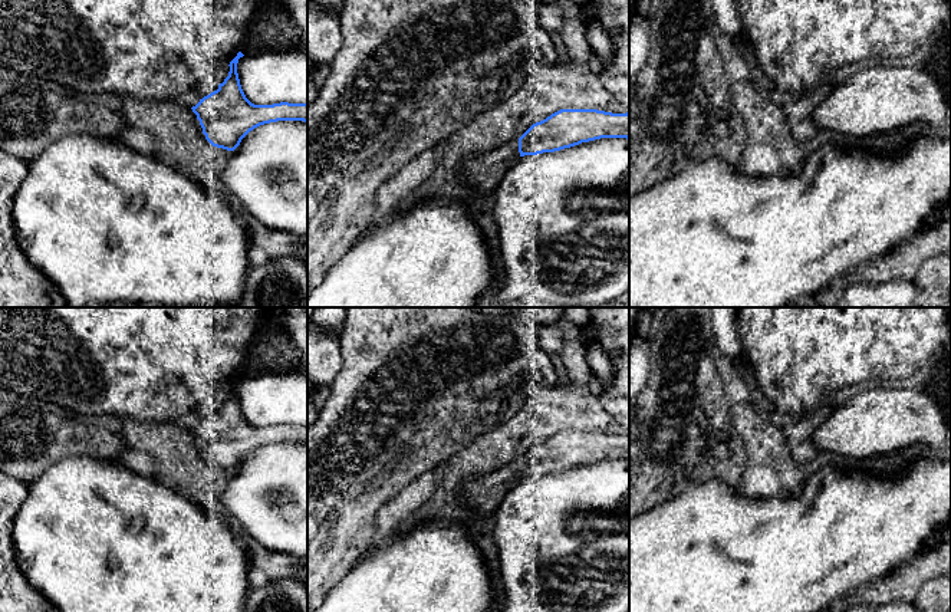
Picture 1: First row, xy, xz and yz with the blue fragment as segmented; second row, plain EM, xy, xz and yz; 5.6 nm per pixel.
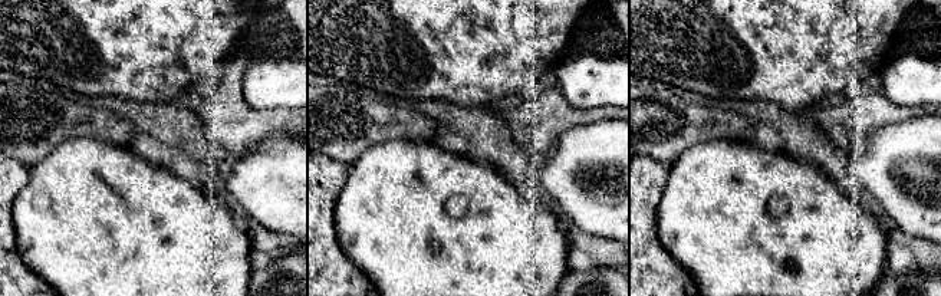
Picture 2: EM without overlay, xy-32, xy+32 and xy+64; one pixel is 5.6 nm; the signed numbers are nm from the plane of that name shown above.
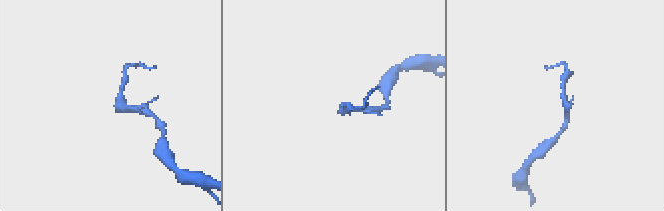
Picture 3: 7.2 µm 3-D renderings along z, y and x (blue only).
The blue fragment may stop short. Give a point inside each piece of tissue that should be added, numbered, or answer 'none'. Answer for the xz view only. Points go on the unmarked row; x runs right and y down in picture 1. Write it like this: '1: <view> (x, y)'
1: xz (483, 494)

